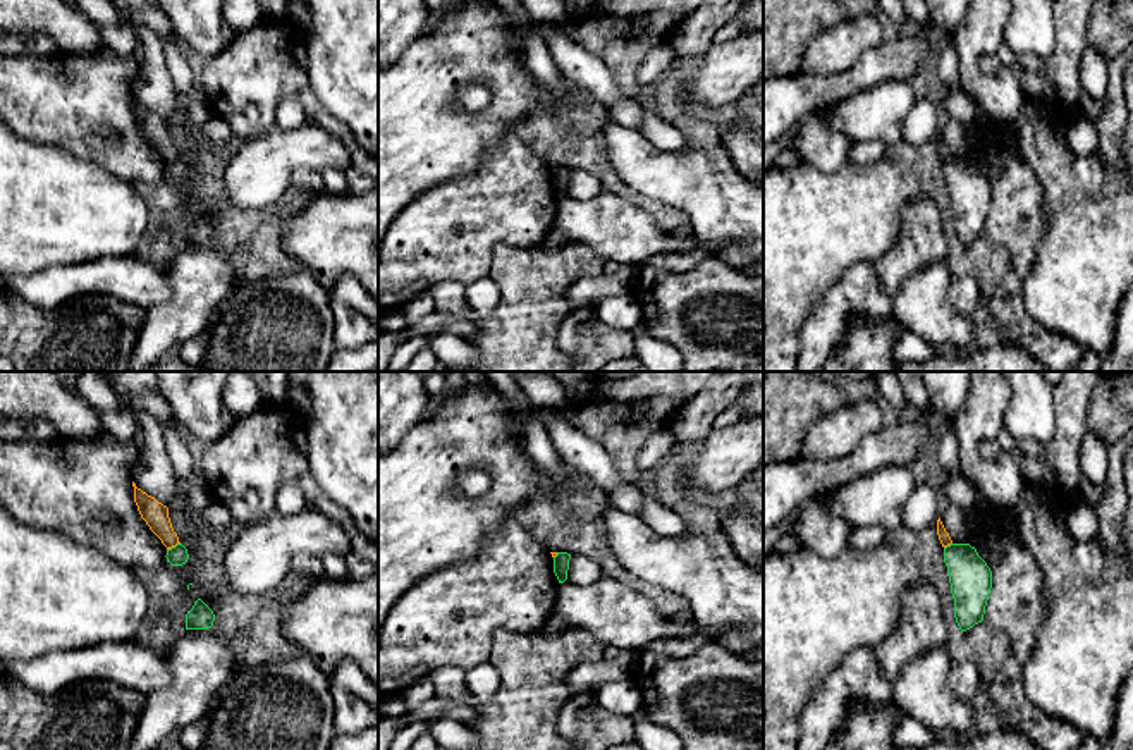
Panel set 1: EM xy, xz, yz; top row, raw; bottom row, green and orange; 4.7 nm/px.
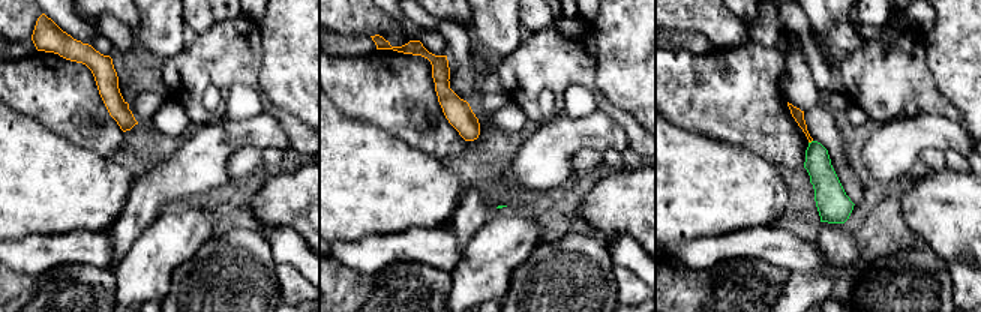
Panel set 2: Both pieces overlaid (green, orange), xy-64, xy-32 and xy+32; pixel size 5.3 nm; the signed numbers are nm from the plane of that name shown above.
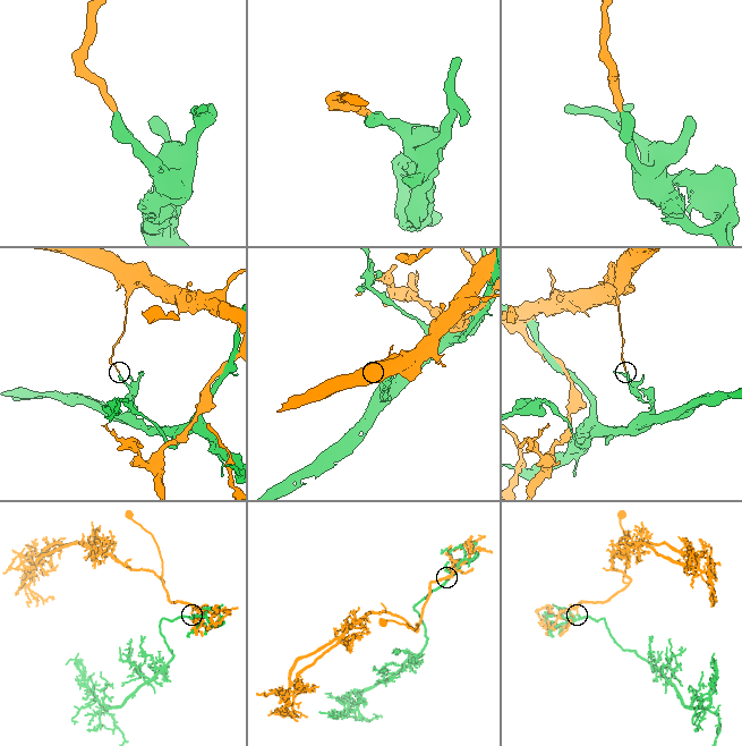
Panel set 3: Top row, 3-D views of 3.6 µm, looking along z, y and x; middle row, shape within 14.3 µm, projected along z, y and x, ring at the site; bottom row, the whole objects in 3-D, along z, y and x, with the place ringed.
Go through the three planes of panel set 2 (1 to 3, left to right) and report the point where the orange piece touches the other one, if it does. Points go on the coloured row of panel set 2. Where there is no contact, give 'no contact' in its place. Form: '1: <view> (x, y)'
1: no contact
2: no contact
3: xy+32 (812, 141)

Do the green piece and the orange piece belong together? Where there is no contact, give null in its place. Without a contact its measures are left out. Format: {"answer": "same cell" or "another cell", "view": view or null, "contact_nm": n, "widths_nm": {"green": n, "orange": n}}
{"answer": "another cell", "view": "xy", "contact_nm": 80, "widths_nm": {"green": 90, "orange": 120}}

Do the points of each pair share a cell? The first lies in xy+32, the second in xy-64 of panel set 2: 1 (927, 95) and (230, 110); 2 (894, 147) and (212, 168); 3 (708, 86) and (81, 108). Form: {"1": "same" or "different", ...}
{"1": "different", "2": "same", "3": "same"}

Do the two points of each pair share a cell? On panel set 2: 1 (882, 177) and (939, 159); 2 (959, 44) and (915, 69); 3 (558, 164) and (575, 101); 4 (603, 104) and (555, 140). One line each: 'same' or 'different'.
1: different
2: different
3: different
4: different

